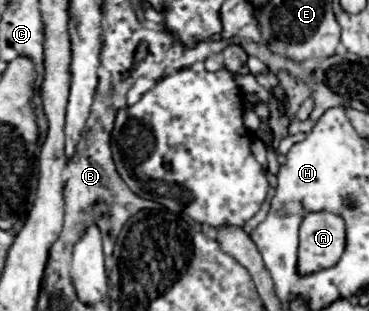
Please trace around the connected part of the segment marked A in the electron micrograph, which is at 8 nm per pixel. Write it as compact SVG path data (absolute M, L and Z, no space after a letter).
M314 212L302 220L298 270L310 274L334 266L346 248L344 220L330 212Z

